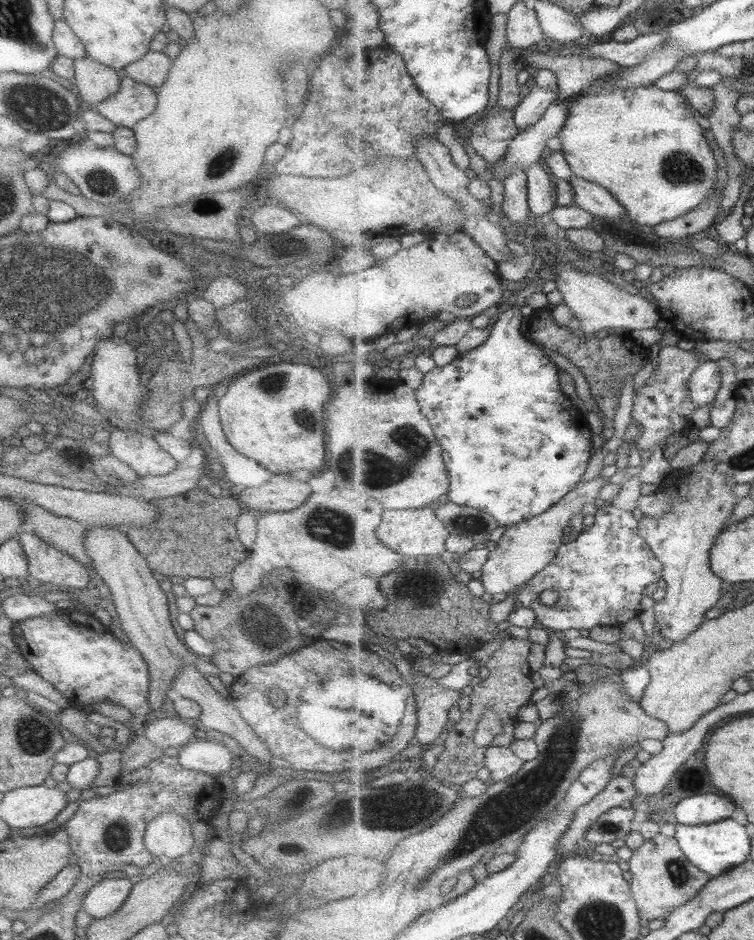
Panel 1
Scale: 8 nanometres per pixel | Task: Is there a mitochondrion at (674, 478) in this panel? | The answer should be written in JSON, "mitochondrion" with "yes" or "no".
{"mitochondrion":"no"}

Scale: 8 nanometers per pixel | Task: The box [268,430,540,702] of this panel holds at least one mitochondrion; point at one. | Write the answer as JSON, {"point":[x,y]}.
{"point":[330,518]}

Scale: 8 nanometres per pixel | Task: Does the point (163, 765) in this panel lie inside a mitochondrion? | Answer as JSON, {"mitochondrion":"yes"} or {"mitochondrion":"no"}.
{"mitochondrion":"no"}

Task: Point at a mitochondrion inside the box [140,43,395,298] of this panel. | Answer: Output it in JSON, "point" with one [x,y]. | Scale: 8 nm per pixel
{"point":[222,161]}

